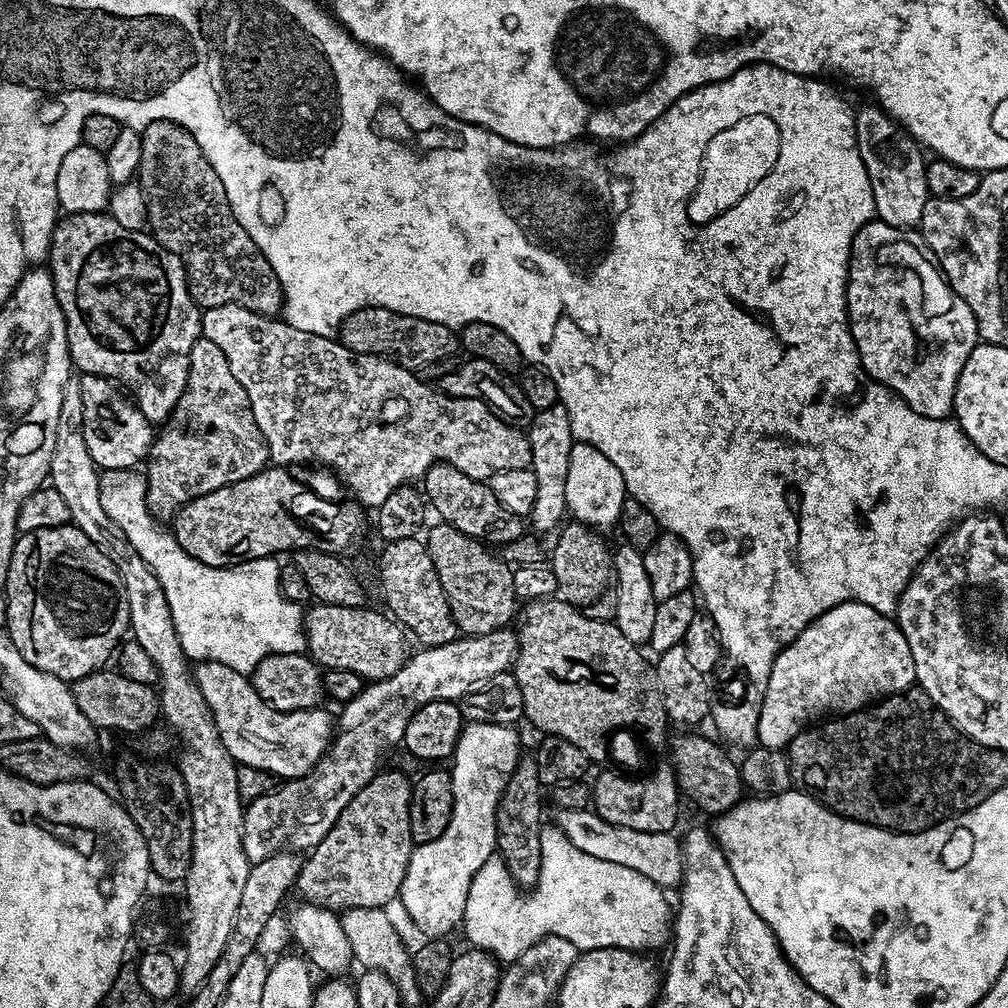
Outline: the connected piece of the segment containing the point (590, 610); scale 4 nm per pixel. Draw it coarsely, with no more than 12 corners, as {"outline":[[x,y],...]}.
{"outline":[[567,524],[550,550],[557,593],[613,621],[617,584],[603,535]]}

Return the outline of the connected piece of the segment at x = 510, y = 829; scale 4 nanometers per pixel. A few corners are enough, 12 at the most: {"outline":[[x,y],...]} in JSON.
{"outline":[[535,755],[496,807],[496,846],[517,887],[539,882],[544,808]]}

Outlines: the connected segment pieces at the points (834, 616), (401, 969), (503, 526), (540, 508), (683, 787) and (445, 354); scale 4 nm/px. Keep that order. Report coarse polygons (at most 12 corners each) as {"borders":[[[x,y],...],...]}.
{"borders":[[[846,600],[774,658],[762,748],[915,684],[891,615]],[[383,908],[340,921],[365,969],[386,974],[405,1005],[421,1003],[410,948]],[[430,466],[422,492],[443,523],[501,546],[525,535],[491,483]],[[564,404],[539,409],[526,435],[538,497],[530,524],[555,531],[567,515],[576,441]],[[680,736],[679,791],[712,818],[742,799],[741,765],[715,739]],[[363,308],[340,343],[421,370],[461,351],[438,322]]]}

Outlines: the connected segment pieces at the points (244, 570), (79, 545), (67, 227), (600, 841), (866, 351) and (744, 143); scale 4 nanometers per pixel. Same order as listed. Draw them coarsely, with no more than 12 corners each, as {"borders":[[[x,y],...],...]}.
{"borders":[[[100,474],[102,506],[158,578],[189,661],[252,673],[304,652],[275,559],[190,558],[140,501]],[[71,522],[17,535],[7,634],[75,682],[130,628],[110,558]],[[65,215],[46,267],[81,373],[152,425],[202,336],[184,263]],[[566,809],[554,824],[578,850],[665,890],[684,878],[671,831],[646,833]],[[919,231],[852,242],[848,329],[865,373],[951,417],[978,343]],[[748,112],[696,152],[686,220],[724,216],[780,164],[784,128]]]}

